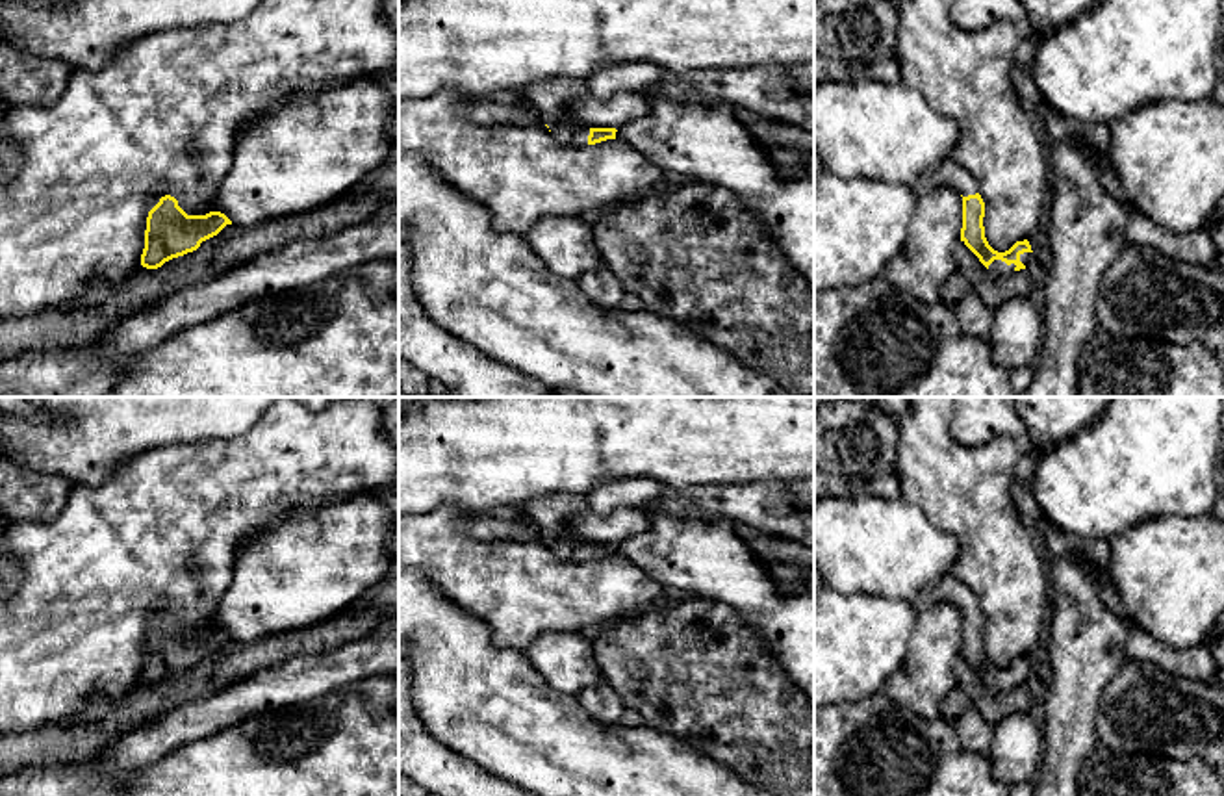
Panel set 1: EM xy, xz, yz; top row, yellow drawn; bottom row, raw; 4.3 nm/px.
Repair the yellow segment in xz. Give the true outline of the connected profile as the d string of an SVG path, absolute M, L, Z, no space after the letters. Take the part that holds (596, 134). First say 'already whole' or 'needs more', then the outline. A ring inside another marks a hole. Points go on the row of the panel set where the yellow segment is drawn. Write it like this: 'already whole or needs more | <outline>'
needs more | M547 78L521 87L523 96L542 113L556 141L584 147L616 139L616 128L588 128L564 117L564 109L586 91L584 82L571 78Z

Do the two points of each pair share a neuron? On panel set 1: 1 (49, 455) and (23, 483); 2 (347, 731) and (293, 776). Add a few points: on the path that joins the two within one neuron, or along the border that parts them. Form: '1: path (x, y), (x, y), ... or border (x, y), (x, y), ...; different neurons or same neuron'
1: border (19, 462), (43, 472), (62, 474), (73, 483); different neurons
2: path (334, 744), (306, 772); same neuron

